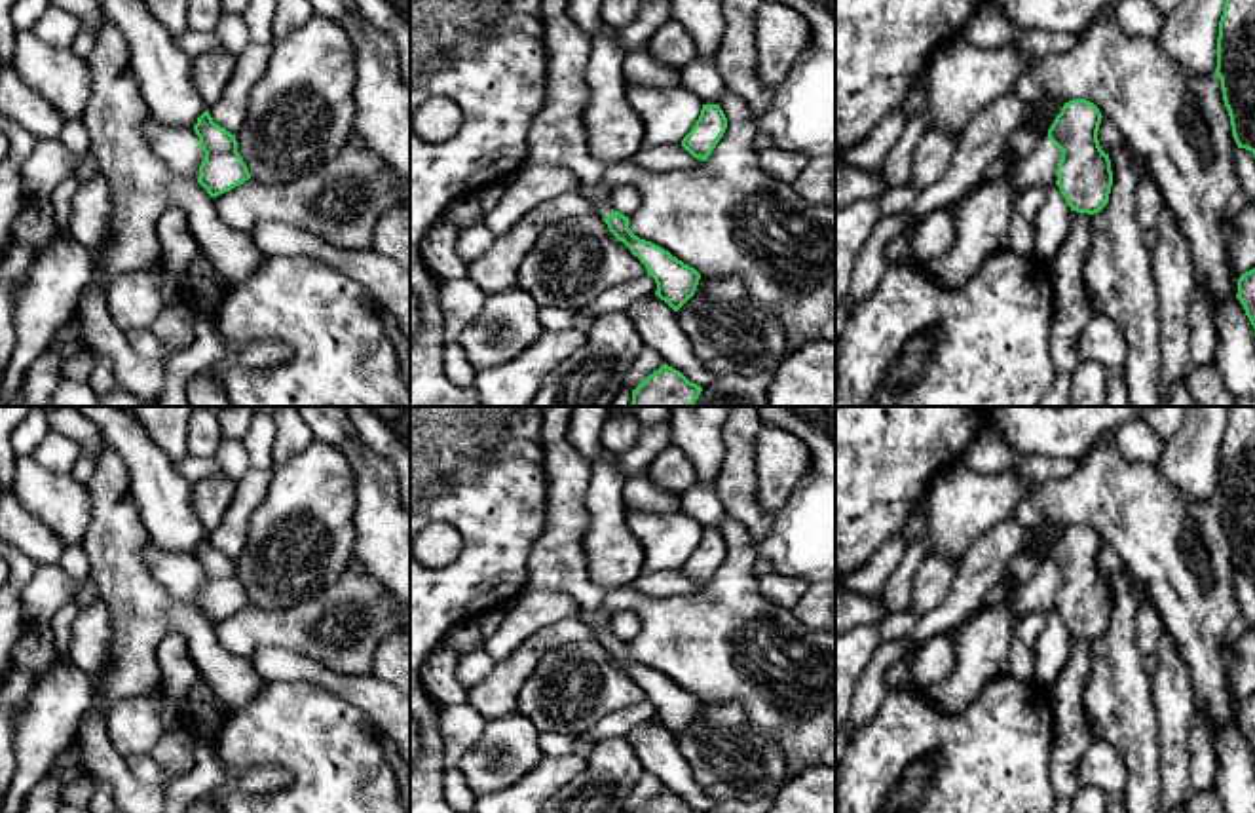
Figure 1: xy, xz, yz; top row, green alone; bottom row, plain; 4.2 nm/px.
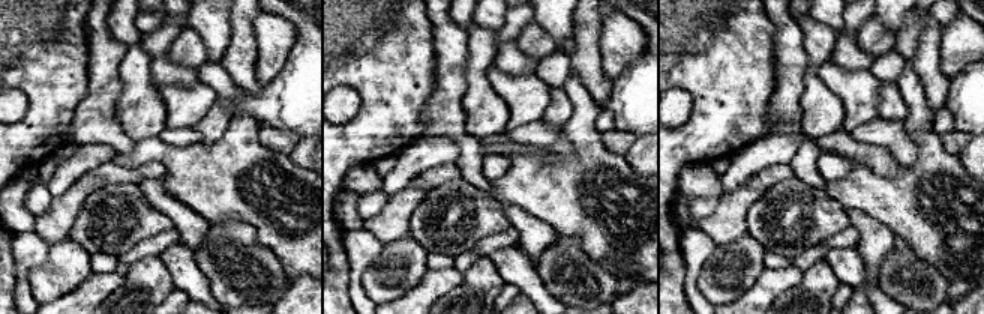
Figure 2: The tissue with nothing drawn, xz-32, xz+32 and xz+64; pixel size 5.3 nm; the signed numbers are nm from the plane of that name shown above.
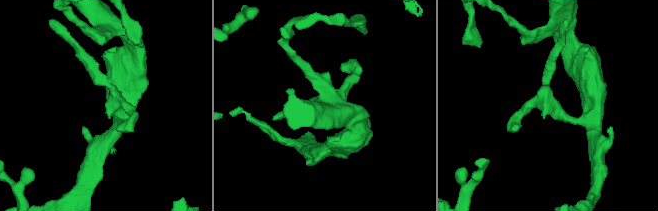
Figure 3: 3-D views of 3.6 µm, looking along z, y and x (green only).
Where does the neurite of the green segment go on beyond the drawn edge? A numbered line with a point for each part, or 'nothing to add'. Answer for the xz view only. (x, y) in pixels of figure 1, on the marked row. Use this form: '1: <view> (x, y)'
1: xz (555, 137)

